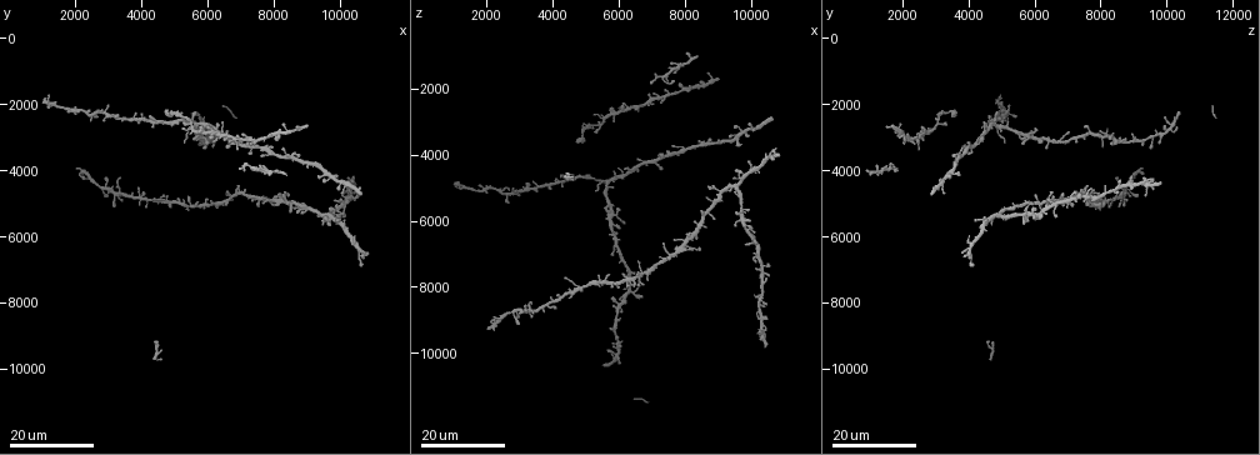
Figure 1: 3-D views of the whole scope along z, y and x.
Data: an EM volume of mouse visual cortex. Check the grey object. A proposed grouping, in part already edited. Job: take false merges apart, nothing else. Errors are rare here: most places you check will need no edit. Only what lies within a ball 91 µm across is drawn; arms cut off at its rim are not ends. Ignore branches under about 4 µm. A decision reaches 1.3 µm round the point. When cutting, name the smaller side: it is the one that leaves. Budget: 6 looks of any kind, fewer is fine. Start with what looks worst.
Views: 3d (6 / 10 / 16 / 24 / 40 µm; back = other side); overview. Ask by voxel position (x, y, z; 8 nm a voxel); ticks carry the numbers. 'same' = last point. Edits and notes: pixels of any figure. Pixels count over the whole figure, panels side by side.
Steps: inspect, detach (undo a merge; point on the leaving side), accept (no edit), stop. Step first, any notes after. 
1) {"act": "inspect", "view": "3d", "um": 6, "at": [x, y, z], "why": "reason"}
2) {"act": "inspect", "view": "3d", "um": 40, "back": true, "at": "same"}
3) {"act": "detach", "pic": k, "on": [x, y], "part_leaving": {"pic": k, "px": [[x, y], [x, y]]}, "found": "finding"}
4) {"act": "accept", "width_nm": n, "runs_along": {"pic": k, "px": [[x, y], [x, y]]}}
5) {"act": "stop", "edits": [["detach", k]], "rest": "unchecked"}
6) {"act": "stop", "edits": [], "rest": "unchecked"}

{"act": "inspect", "view": "3d", "um": 16, "at": [7500, 3000, 2200], "why": "three arms meet"}

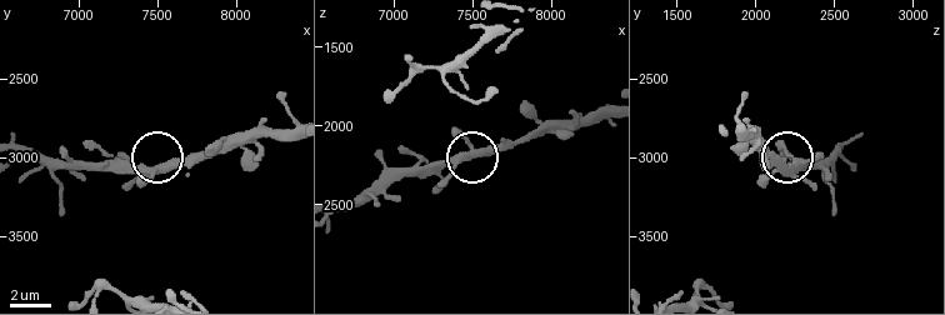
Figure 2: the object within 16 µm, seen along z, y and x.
{"act": "inspect", "view": "3d", "um": 10, "at": [7520, 3060, 2160]}

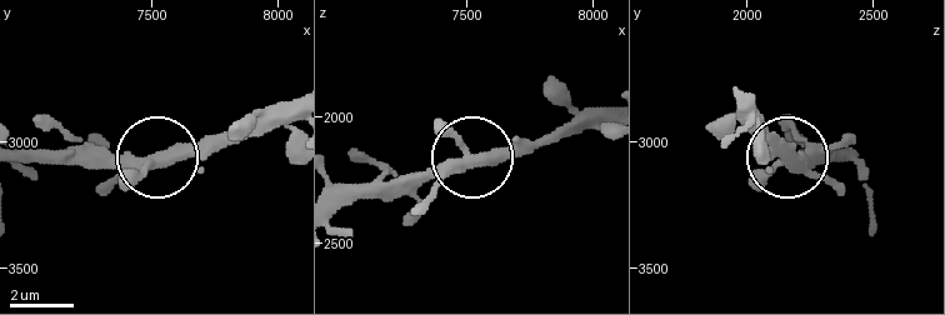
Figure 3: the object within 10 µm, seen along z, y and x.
{"act": "accept", "side_arm_um": 15, "arms": 3, "found": "all the same neuron"}

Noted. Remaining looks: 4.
{"act": "inspect", "view": "3d", "um": 24, "at": [6300, 2900, 8100]}

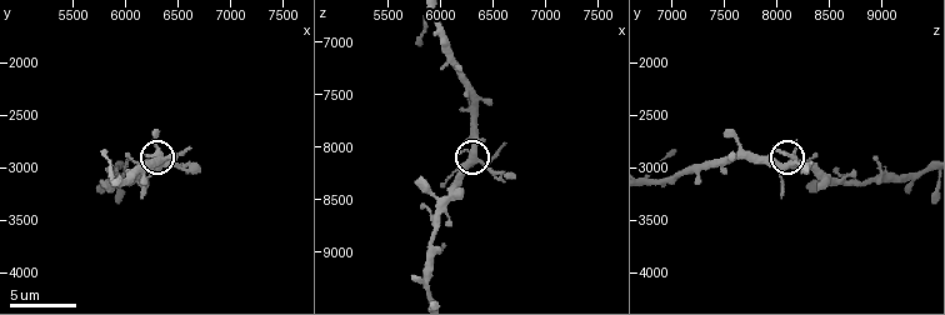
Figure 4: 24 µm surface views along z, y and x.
{"act": "inspect", "view": "3d", "um": 10, "at": [6360, 2980, 8140], "why": "zoom in"}

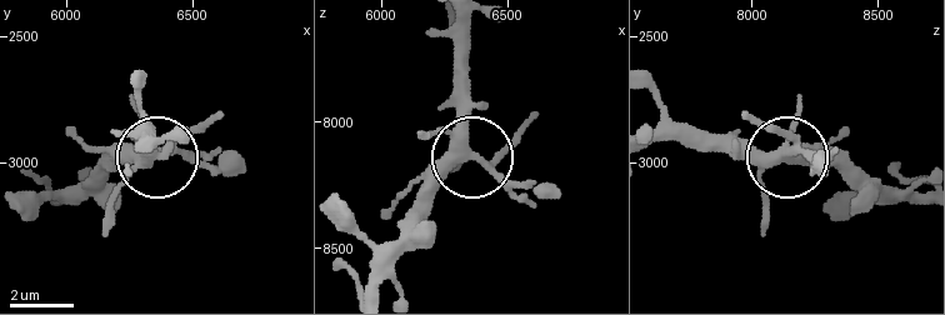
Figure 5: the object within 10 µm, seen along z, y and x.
{"act": "accept", "found": "one neuron here"}

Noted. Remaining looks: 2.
{"act": "inspect", "view": "3d", "um": 24, "at": [7300, 3900, 1600], "why": "looks like a crossing"}

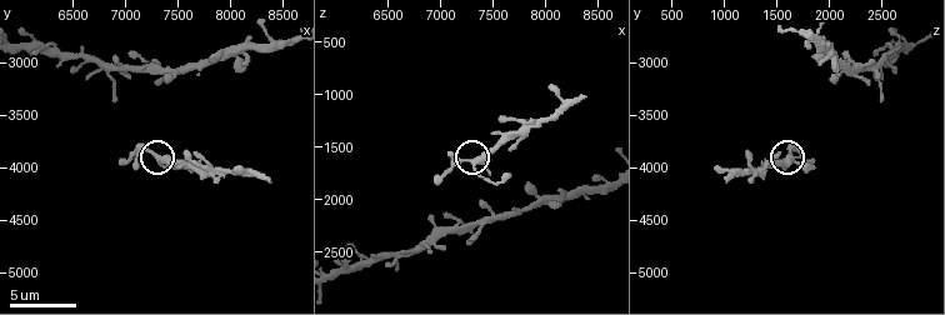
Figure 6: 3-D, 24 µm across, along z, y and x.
{"act": "inspect", "view": "3d", "um": 10, "at": [7360, 3940, 1640]}

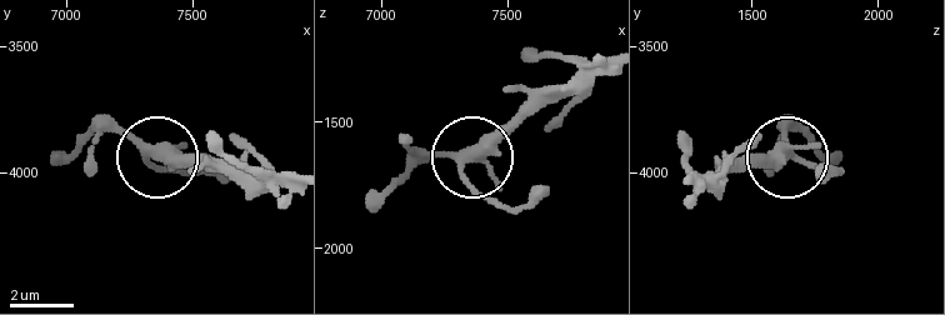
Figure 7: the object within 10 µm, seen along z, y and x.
{"act": "accept", "arms": 4, "found": "all the same neuron"}

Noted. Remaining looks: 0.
{"act": "stop", "edits": [], "rest": "unchecked"}

